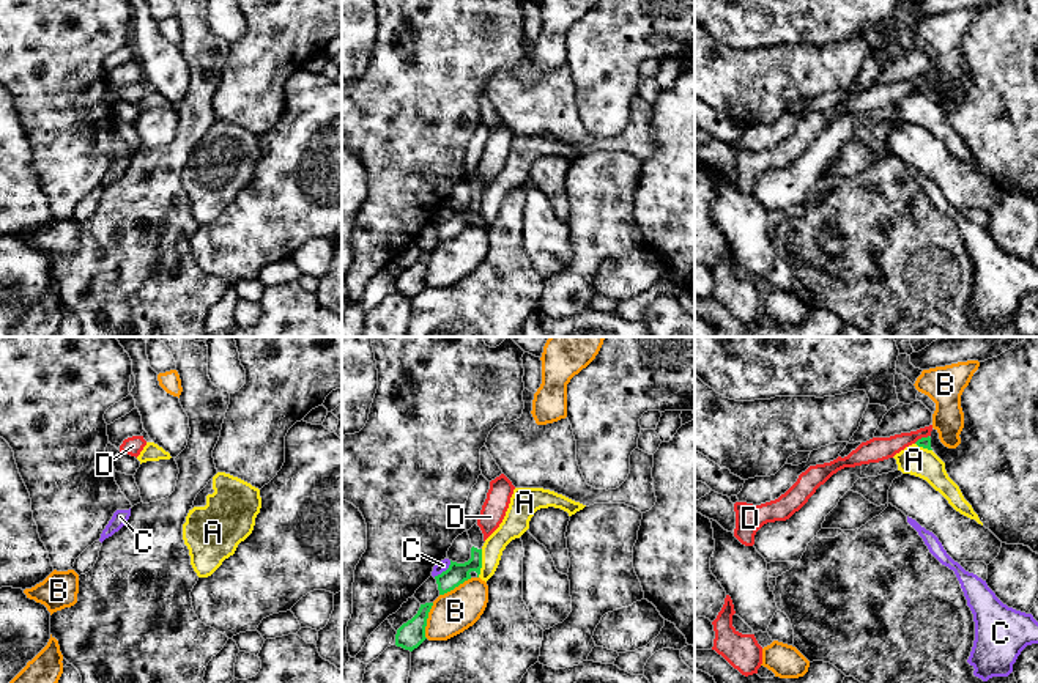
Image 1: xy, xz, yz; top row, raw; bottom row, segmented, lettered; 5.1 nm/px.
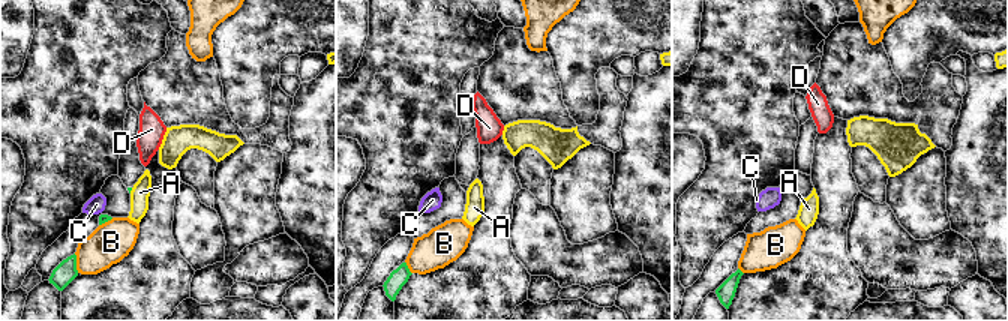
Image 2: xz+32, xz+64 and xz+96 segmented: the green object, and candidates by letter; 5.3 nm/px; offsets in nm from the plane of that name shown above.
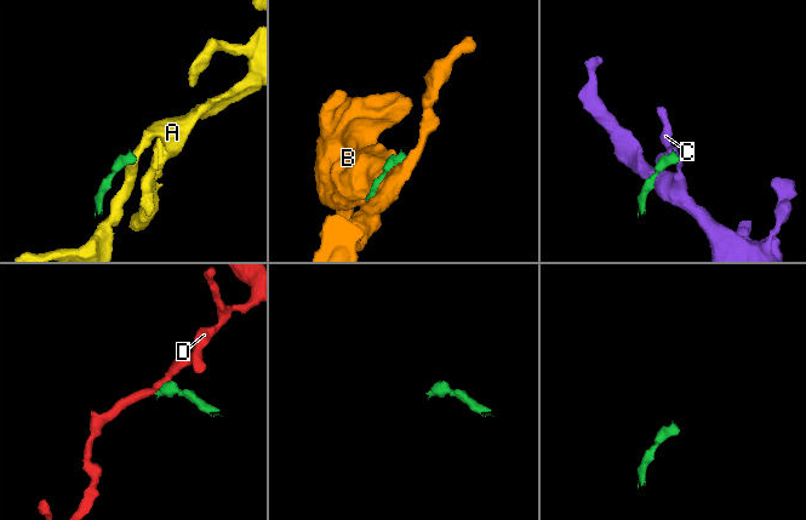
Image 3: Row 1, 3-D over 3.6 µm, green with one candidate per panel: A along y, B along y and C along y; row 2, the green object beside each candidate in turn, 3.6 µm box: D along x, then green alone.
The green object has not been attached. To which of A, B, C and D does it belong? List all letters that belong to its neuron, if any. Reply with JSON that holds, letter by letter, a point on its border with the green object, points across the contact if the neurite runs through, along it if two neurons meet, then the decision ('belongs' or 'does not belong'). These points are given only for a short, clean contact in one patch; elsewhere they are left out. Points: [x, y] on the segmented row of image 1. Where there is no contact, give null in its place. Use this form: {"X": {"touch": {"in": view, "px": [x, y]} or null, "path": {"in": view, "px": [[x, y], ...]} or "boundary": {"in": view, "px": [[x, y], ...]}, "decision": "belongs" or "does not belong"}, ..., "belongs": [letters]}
{"A": {"touch": {"in": "xz", "px": [481, 564]}, "boundary": {"in": "xz", "px": [[482, 550], [482, 567], [478, 576]]}, "decision": "does not belong"}, "B": {"touch": {"in": "xz", "px": [426, 620]}, "decision": "does not belong"}, "C": {"touch": {"in": "xz", "px": [443, 572]}, "boundary": {"in": "xz", "px": [[451, 561], [444, 570], [433, 576]]}, "decision": "does not belong"}, "D": {"touch": {"in": "yz", "px": [922, 438]}, "boundary": {"in": "yz", "px": [[928, 435], [914, 443]]}, "decision": "does not belong"}, "belongs": []}

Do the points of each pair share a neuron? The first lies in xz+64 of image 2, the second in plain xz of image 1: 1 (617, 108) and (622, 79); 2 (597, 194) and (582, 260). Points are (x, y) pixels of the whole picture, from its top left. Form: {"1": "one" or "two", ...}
{"1": "two", "2": "one"}

